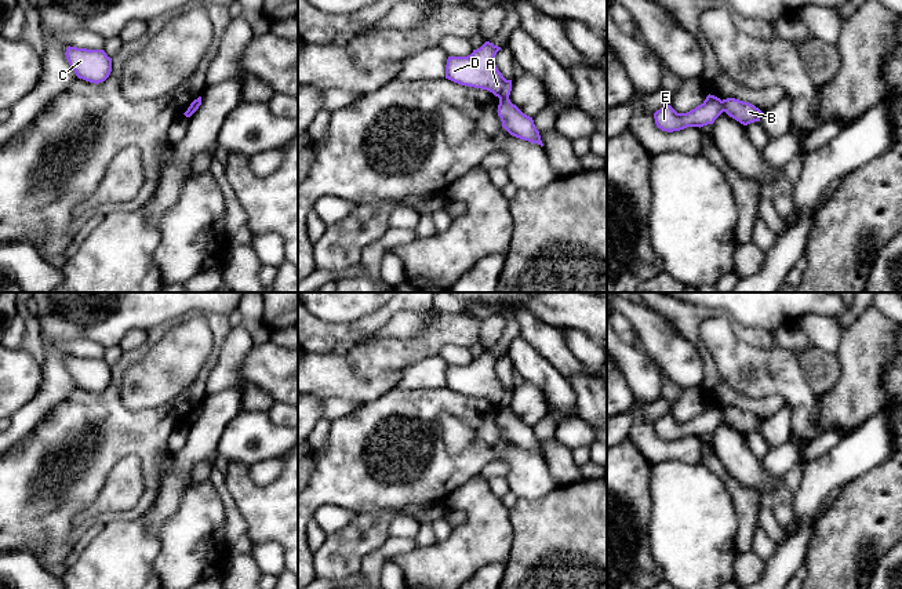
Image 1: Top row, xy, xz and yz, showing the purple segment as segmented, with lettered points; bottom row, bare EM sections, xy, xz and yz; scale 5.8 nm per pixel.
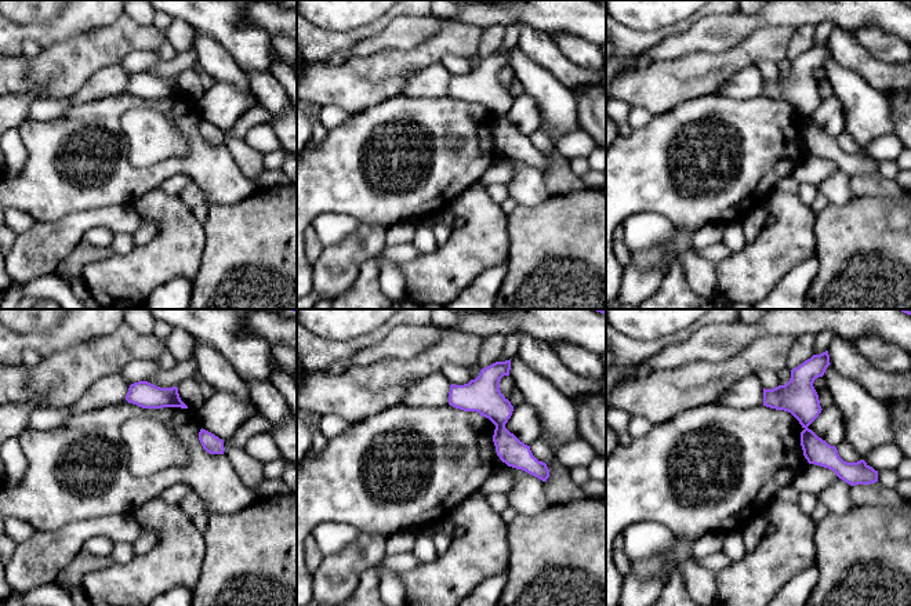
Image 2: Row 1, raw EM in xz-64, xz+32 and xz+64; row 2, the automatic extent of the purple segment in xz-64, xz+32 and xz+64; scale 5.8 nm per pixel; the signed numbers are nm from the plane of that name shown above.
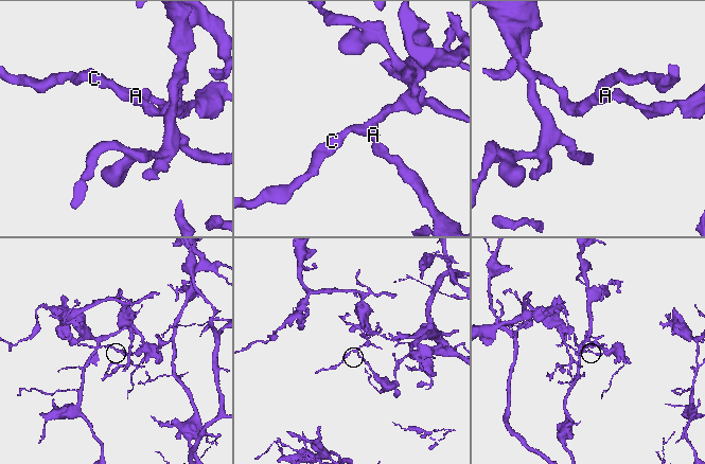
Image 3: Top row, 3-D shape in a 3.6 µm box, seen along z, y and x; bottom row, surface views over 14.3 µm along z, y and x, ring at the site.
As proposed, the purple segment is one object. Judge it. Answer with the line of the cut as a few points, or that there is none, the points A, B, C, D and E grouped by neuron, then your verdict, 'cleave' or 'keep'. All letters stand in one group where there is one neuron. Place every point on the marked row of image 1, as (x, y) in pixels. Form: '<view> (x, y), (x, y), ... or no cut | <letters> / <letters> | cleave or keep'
yz (722, 101), (724, 111) | A C D E / B | cleave

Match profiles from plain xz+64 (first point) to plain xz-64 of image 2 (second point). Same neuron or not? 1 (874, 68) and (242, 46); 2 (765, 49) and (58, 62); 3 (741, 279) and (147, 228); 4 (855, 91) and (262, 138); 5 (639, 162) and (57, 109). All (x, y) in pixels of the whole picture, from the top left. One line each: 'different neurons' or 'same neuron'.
1: same neuron
2: same neuron
3: different neurons
4: different neurons
5: different neurons

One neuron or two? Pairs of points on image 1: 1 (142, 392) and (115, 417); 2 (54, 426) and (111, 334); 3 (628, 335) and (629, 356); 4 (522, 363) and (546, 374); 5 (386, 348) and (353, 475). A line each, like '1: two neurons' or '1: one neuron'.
1: two neurons
2: two neurons
3: two neurons
4: one neuron
5: two neurons

